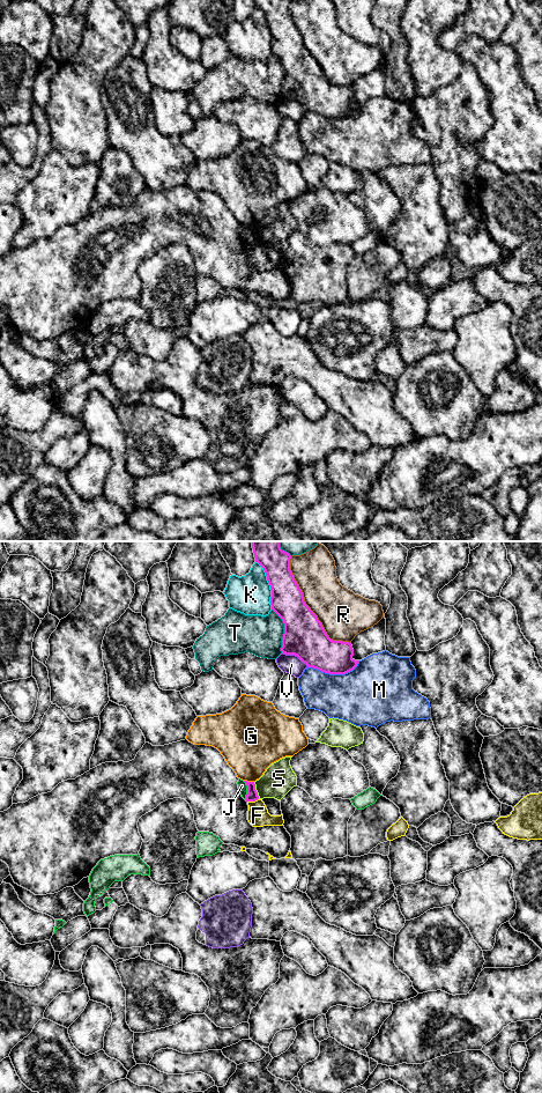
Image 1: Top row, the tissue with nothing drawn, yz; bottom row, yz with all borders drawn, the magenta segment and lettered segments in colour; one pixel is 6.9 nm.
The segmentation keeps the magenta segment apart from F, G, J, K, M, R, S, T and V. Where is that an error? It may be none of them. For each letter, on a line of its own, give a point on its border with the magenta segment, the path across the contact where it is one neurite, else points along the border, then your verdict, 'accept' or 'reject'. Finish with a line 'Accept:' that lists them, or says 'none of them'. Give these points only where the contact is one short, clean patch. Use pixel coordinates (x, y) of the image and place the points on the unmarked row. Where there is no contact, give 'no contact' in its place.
F: yz (252, 245) | along yz (258, 243), (247, 246) | reject
G: yz (249, 227) | reject
J: yz (247, 235) | along yz (243, 226), (246, 230), (246, 244) | reject
K: yz (269, 29) | reject
M: yz (334, 118) | reject
R: yz (309, 52) | reject
S: yz (255, 235) | along yz (253, 227), (259, 243) | reject
T: yz (284, 75) | reject
V: yz (295, 100) | reject
Accept: none of them

